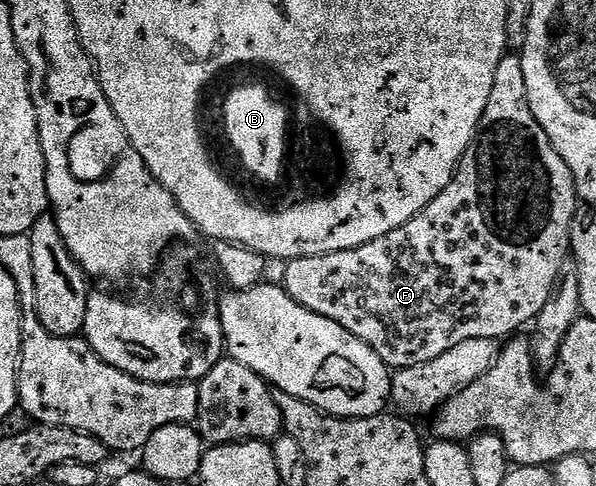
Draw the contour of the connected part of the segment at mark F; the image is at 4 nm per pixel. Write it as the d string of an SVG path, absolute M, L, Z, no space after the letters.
M518 54L503 56L500 66L496 66L496 78L492 78L492 94L488 94L488 106L478 123L474 140L462 156L458 171L454 173L452 182L433 202L416 218L404 222L396 230L368 242L364 246L356 246L352 250L340 250L332 254L316 254L308 258L296 258L286 265L286 273L282 279L287 294L300 306L320 314L324 318L332 318L344 330L356 334L386 364L387 368L397 370L408 366L420 366L420 362L432 362L432 358L440 358L452 346L460 346L460 342L468 342L472 338L488 338L489 340L505 341L513 337L517 328L529 325L538 319L540 310L544 310L544 302L552 294L554 284L564 271L562 263L568 260L570 252L570 227L574 217L579 215L580 201L578 191L574 189L574 179L560 154L552 146L548 134L536 122L532 114L532 106L528 102L528 86L524 82L524 66L522 57Z

